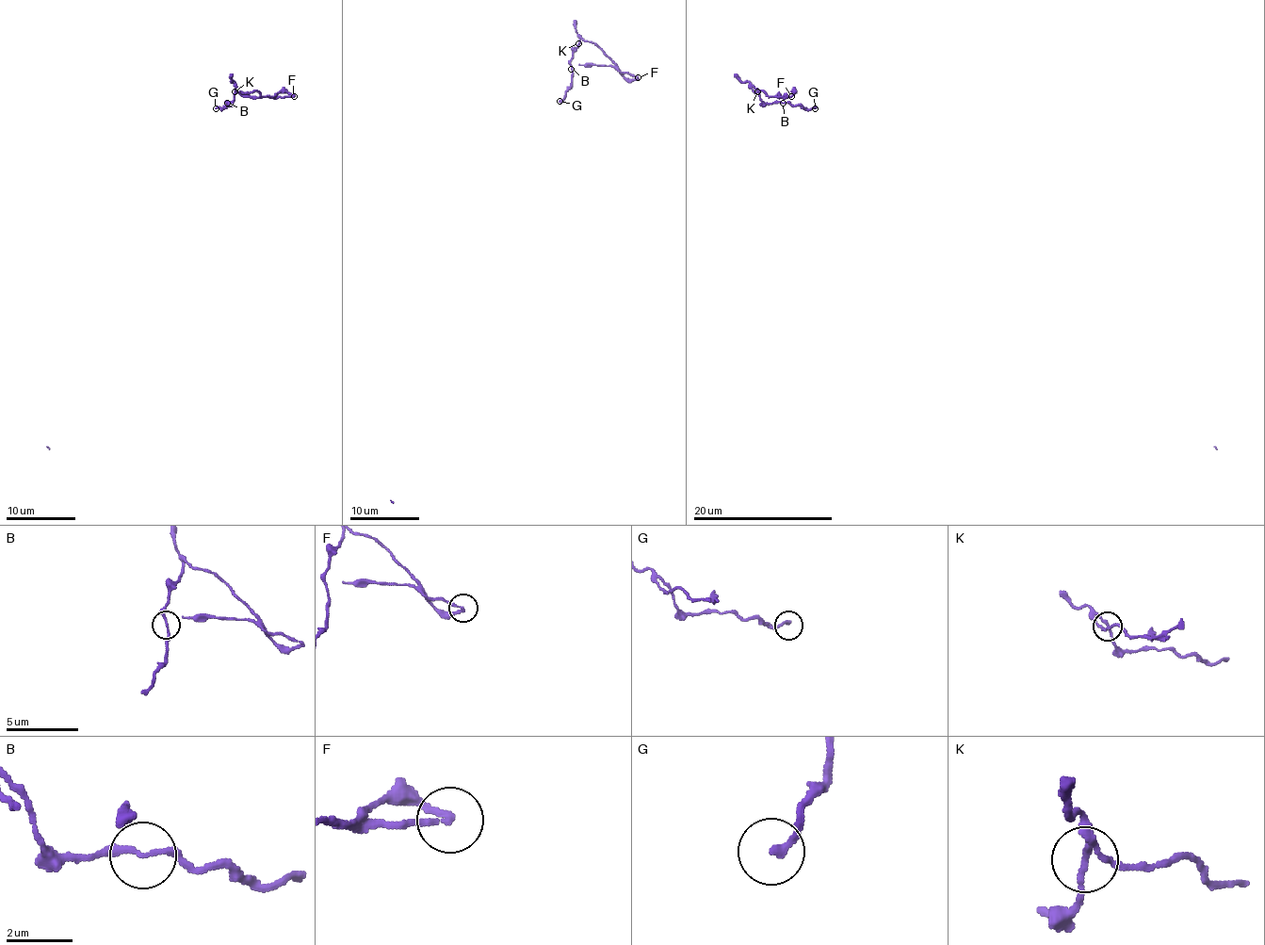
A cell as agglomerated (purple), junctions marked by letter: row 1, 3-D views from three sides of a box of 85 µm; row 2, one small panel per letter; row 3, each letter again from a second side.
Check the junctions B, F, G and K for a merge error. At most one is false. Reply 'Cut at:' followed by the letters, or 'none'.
Cut at: F

